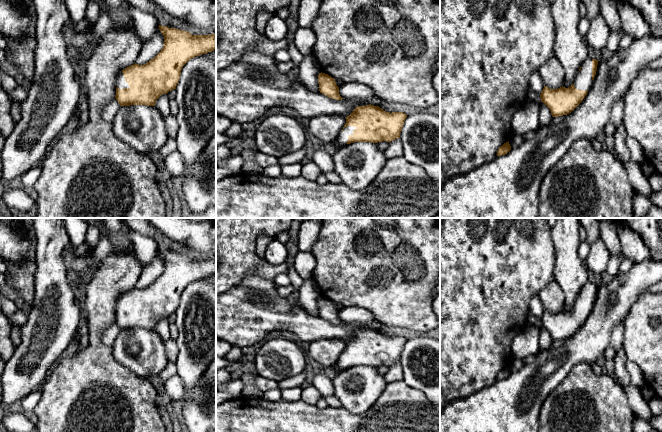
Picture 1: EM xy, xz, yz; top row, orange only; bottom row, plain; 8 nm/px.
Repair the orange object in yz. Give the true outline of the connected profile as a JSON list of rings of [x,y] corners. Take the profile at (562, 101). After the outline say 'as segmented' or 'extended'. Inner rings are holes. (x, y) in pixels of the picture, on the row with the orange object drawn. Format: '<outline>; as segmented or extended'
[[[586,58],[580,67],[574,83],[568,87],[550,89],[544,86],[540,98],[553,117],[571,113],[585,98],[597,71],[598,60]]]; extended

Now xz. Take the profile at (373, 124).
[[[379,106],[356,107],[345,117],[346,123],[336,141],[344,144],[354,142],[391,142],[400,138],[407,115],[403,112],[386,112]]]; extended

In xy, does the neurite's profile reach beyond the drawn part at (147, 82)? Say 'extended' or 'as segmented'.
extended

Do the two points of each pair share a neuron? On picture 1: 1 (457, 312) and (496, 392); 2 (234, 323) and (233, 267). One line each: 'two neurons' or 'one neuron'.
1: two neurons
2: two neurons

